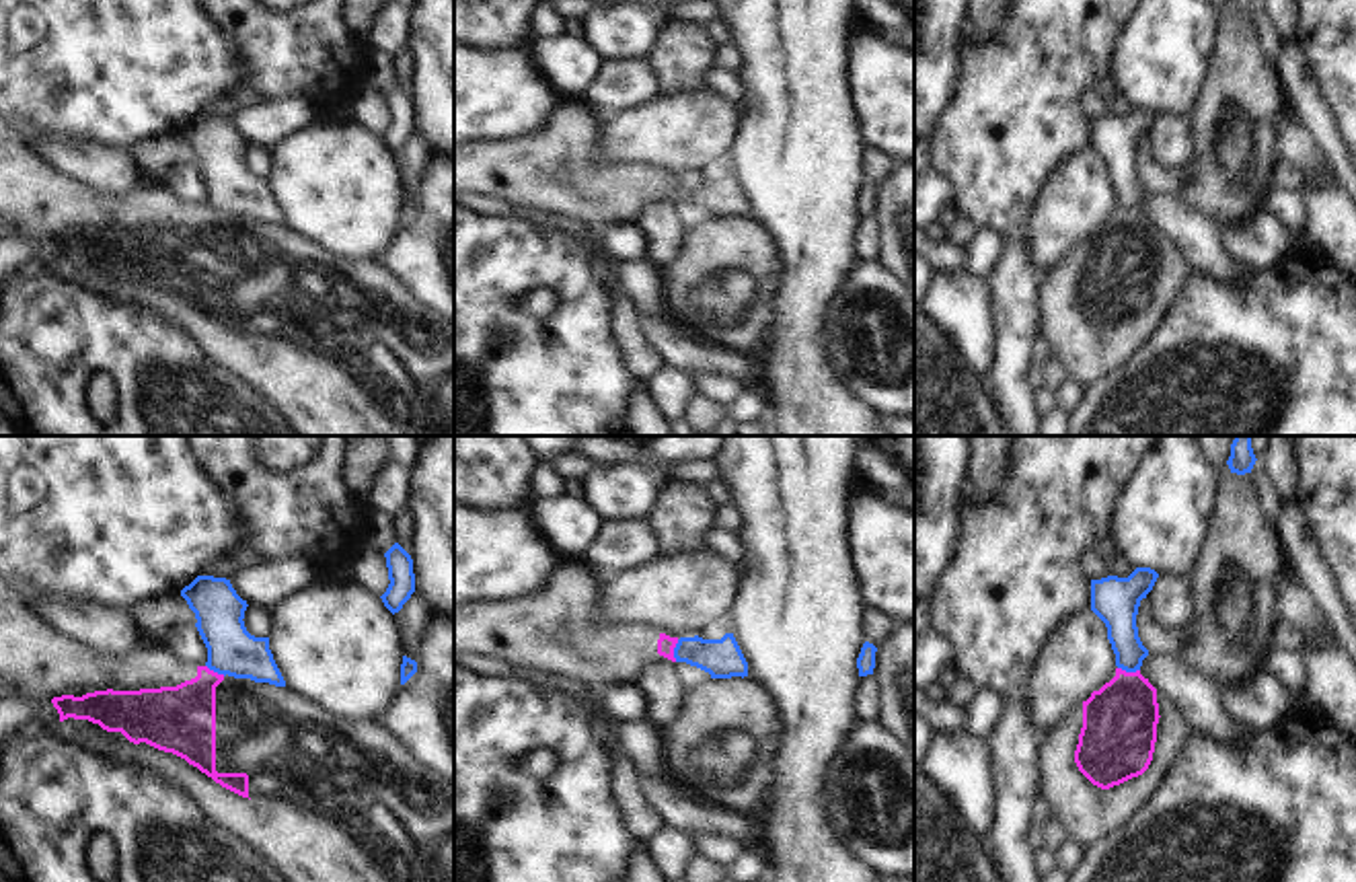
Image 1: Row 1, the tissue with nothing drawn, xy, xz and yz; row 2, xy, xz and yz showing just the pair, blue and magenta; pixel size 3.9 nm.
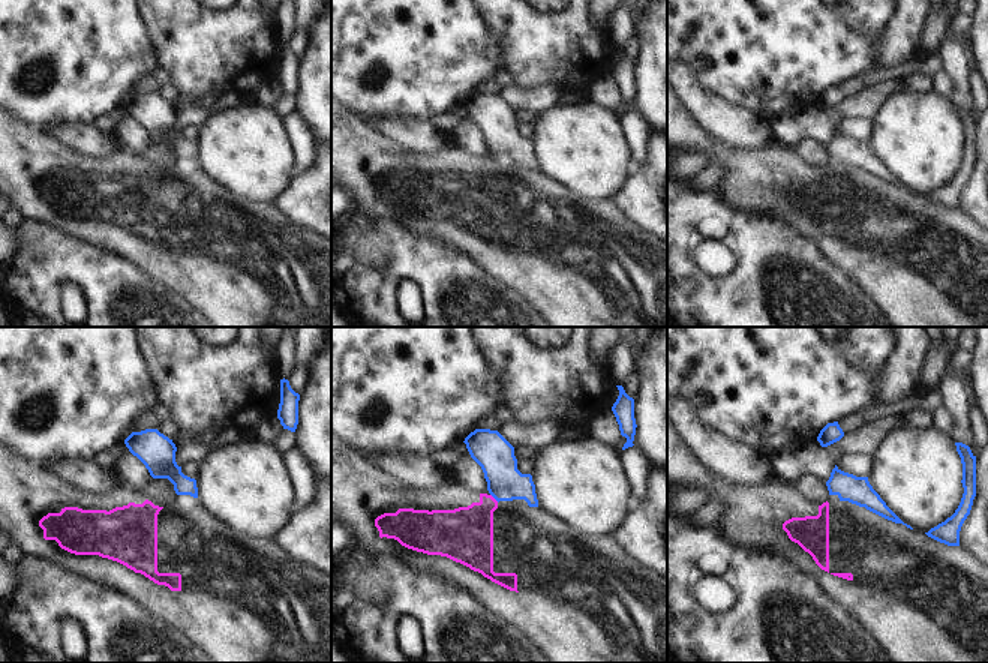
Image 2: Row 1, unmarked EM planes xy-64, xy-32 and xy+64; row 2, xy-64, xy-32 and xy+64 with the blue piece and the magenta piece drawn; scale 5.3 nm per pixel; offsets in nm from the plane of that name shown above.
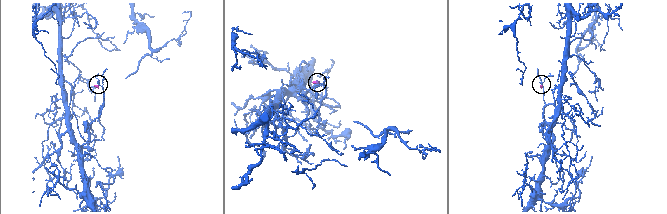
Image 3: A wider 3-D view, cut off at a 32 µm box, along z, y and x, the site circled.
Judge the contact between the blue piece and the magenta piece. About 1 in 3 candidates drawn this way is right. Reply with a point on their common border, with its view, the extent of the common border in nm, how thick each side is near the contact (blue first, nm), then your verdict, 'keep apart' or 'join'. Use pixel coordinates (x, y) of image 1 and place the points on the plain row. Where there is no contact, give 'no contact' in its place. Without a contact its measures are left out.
xz (674, 190) | 90 nm | 160/70 nm | keep apart

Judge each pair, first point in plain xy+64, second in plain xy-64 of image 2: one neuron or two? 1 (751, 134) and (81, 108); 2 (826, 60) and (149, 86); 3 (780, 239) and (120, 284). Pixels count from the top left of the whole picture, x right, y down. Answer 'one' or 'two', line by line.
1: two
2: two
3: one

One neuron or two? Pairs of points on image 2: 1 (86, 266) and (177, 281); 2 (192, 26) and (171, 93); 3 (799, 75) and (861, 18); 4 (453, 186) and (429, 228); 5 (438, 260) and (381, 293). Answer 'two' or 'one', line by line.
1: two
2: two
3: one
4: one
5: one

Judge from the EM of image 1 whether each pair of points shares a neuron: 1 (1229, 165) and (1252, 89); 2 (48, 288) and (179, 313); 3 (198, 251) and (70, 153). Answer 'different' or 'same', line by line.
1: same
2: different
3: different

